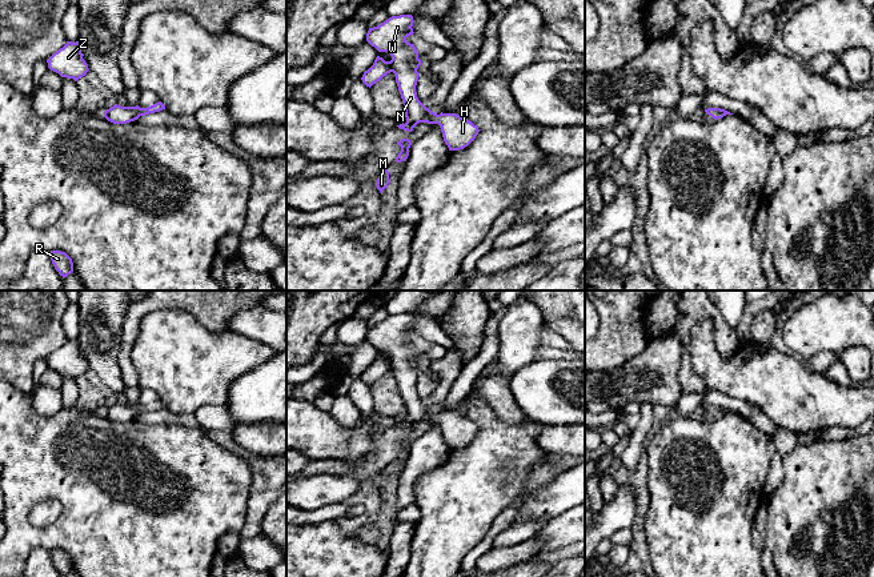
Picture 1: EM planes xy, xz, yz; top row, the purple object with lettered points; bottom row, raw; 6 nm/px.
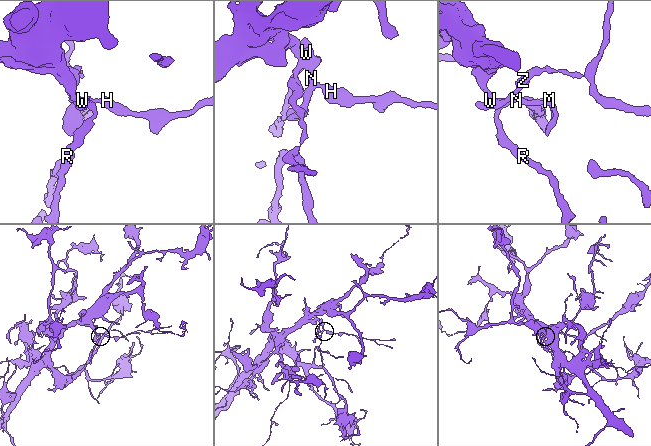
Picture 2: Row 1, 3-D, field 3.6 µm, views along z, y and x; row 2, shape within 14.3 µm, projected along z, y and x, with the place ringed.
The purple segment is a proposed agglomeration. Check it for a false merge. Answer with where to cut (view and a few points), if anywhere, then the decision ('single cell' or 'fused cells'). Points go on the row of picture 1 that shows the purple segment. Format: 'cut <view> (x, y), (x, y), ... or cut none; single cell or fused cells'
cut none; single cell

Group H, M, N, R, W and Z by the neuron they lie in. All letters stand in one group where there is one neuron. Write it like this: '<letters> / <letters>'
H M N R W Z

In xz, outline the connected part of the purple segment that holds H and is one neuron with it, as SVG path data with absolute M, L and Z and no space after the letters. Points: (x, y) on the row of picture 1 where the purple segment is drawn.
M392 16L377 27L369 28L366 41L378 52L388 52L390 61L377 56L373 65L364 72L361 80L372 87L384 76L393 72L405 105L406 123L397 125L400 129L412 132L418 123L438 124L449 151L460 151L468 147L478 135L480 129L466 117L456 113L434 113L417 97L418 67L422 65L414 44L406 41L413 35L413 16Z

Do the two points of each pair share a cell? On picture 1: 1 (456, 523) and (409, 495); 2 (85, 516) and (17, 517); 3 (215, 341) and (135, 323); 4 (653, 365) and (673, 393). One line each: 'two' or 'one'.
1: two
2: one
3: two
4: one

